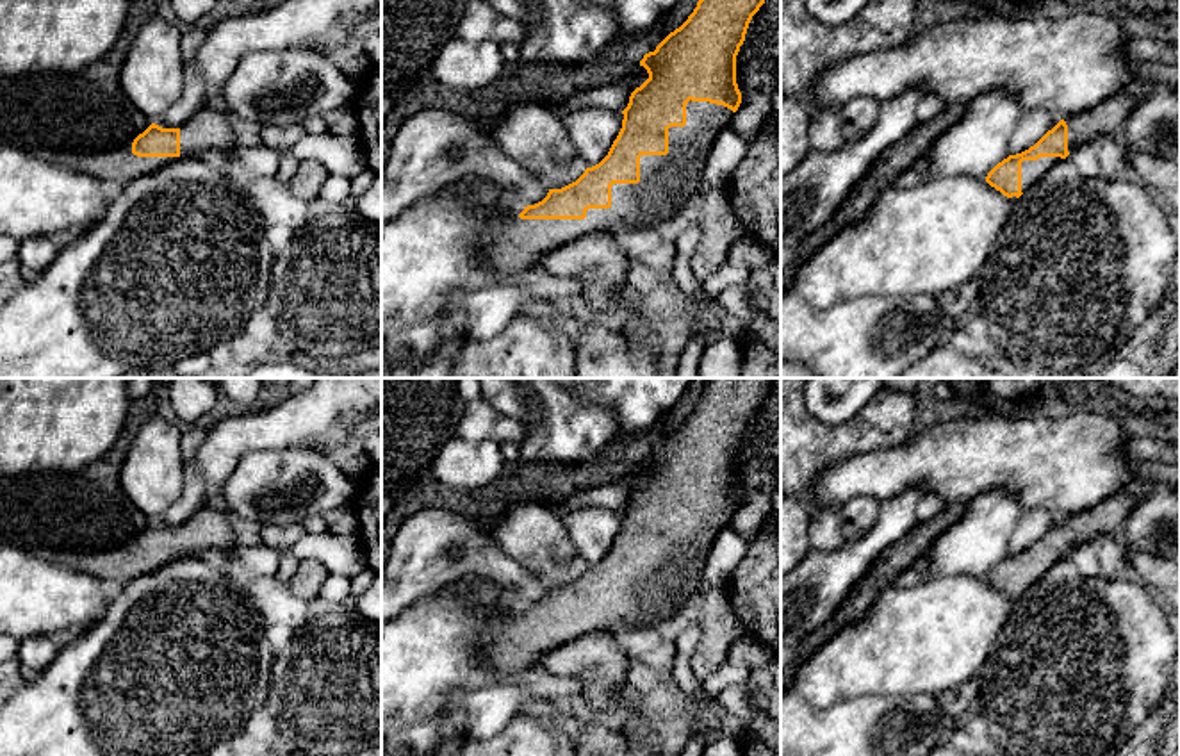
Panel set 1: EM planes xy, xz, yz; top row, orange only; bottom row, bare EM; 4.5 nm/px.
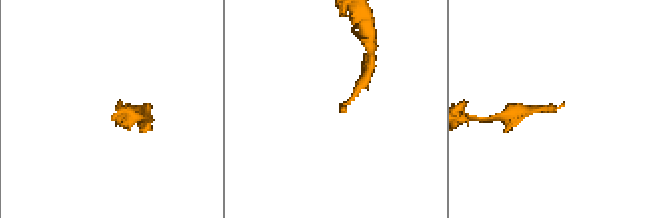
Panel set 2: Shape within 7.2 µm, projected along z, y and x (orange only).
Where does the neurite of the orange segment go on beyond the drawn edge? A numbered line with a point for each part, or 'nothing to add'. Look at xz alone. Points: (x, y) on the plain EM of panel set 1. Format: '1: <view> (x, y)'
1: xz (667, 582)

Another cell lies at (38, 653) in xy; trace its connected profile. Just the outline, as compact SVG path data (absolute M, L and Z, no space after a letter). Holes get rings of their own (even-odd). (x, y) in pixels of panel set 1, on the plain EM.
M37 635L32 638L20 640L20 649L16 658L23 667L34 670L45 670L52 665L57 656L59 647L53 644L52 637Z

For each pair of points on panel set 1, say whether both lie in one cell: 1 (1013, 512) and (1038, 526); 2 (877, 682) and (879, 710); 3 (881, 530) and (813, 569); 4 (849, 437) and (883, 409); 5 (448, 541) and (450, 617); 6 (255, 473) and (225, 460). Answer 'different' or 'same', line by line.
1: different
2: different
3: same
4: same
5: different
6: different

